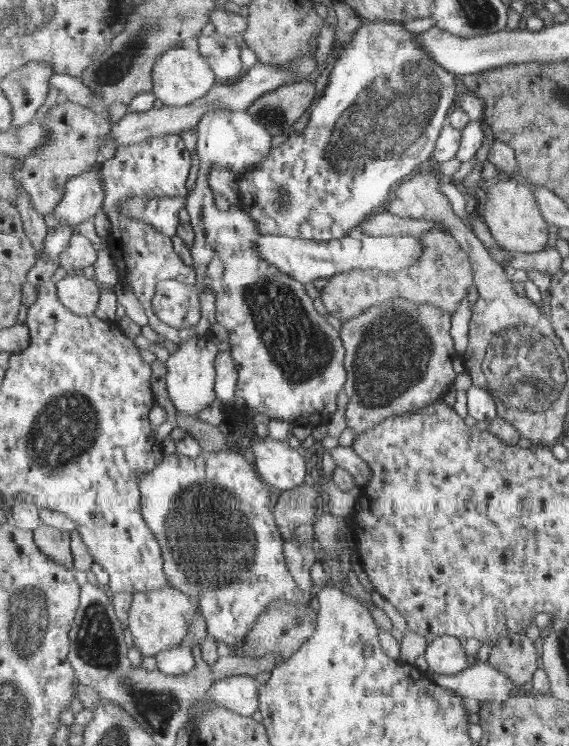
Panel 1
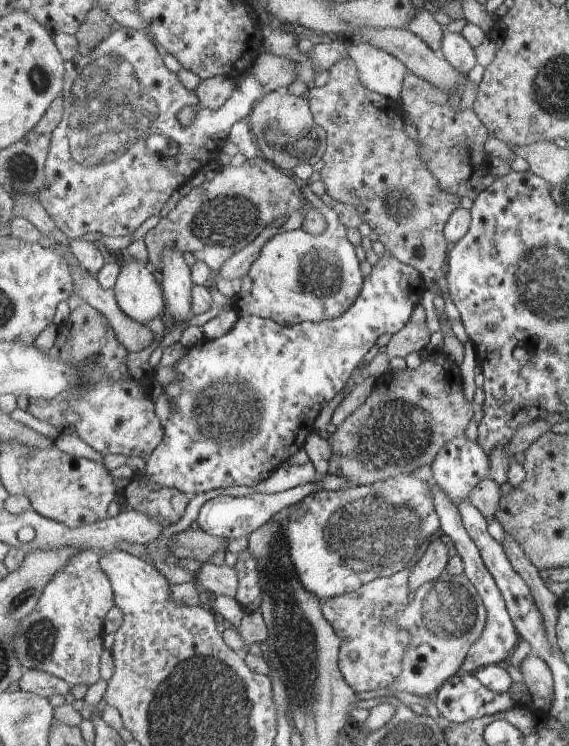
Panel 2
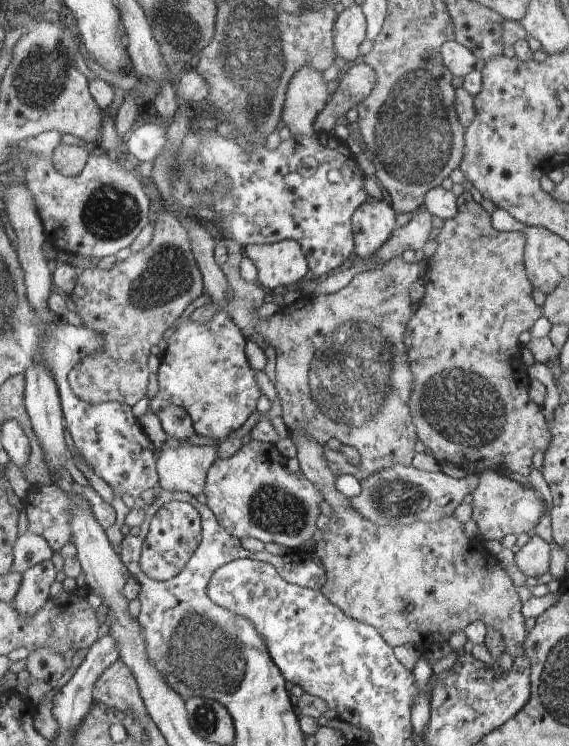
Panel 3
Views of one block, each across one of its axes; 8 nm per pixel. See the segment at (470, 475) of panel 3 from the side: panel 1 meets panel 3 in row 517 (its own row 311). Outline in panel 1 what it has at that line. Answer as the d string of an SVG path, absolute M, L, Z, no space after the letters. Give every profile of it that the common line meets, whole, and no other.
M397 297L373 305L361 315L341 324L340 332L347 350L347 361L344 364L349 376L344 390L349 398L346 424L354 431L355 437L373 430L393 416L409 416L427 408L429 404L442 399L453 386L457 378L453 362L459 358L459 354L452 337L452 320L451 313L446 313L441 307Z

